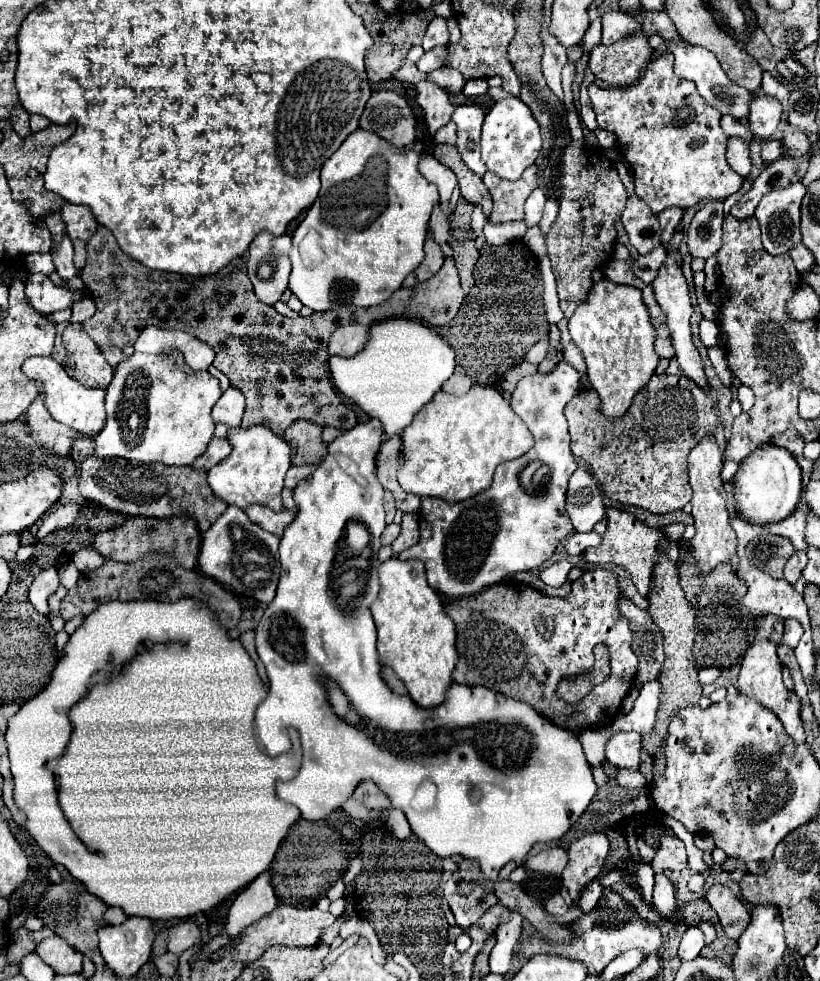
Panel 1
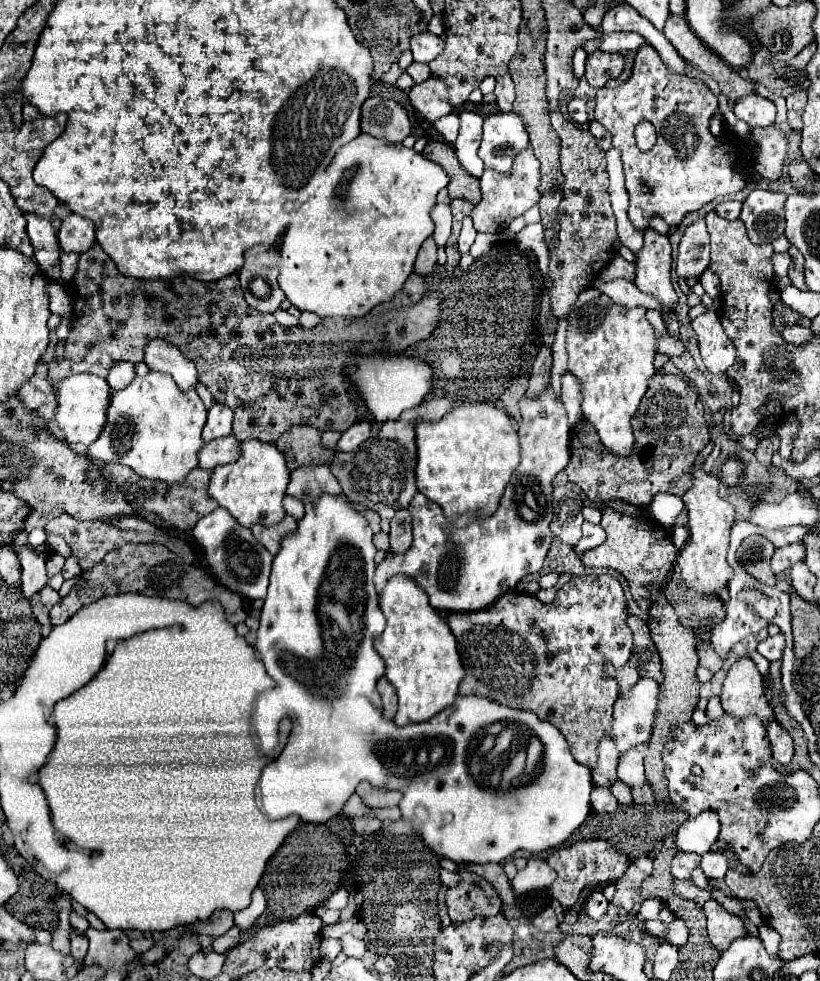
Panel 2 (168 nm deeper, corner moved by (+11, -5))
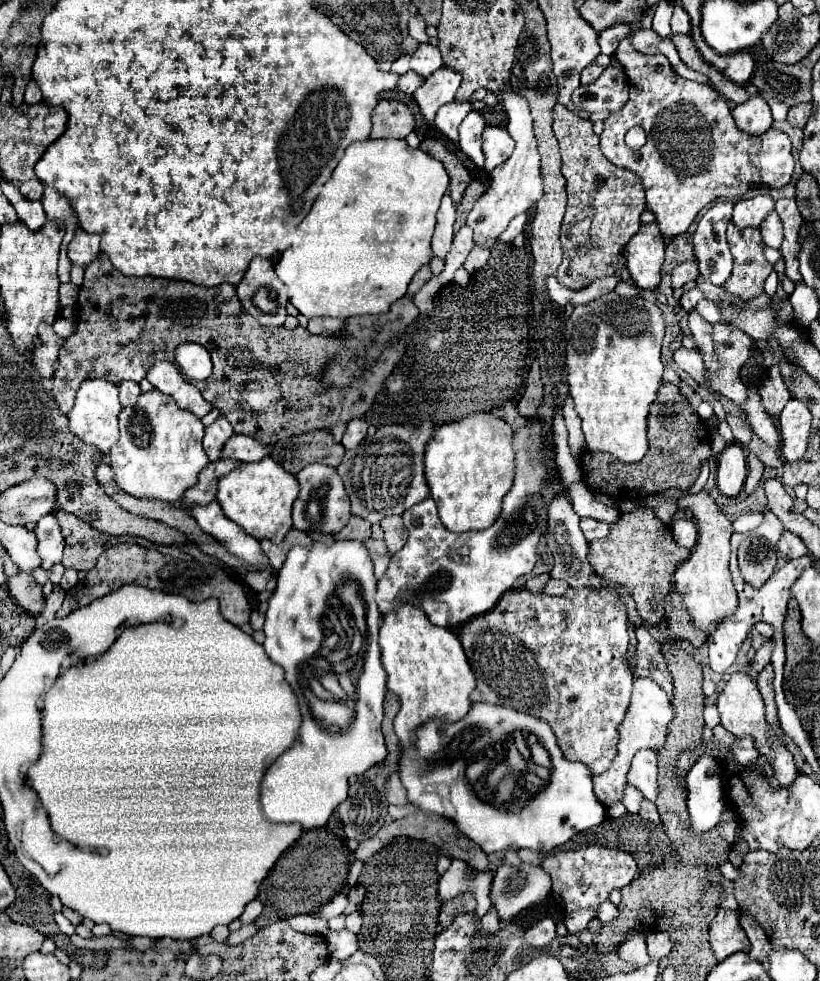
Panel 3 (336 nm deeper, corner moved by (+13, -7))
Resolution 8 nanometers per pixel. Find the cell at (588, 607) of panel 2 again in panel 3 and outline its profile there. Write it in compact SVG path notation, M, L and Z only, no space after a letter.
M608 585L608 587L602 587L598 591L570 587L562 597L550 597L546 593L530 593L526 589L508 591L492 611L488 611L486 615L474 617L468 623L464 623L462 629L458 631L458 639L460 639L460 643L464 647L464 653L468 657L468 663L472 667L474 675L476 675L476 689L470 693L470 701L472 703L474 701L484 701L484 703L494 703L494 705L504 705L504 707L510 707L510 709L524 711L528 715L540 717L552 727L552 731L554 731L554 735L558 739L558 745L560 745L560 749L562 749L566 759L584 763L586 767L590 767L590 771L594 775L600 775L600 773L604 773L608 769L608 765L612 763L612 759L616 755L618 725L624 719L624 713L626 713L626 707L628 707L628 701L630 701L632 681L634 681L634 675L628 669L628 659L626 659L626 653L628 653L628 615L626 615L626 605L624 605L624 601L620 599L620 595L616 593L614 587Z

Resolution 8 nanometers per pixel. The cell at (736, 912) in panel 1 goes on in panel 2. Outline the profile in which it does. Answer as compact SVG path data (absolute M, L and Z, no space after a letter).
M710 899L704 903L704 911L708 917L708 937L710 943L722 953L724 949L728 949L728 945L746 935L746 927L742 923L742 919L738 915L728 913L718 901Z

